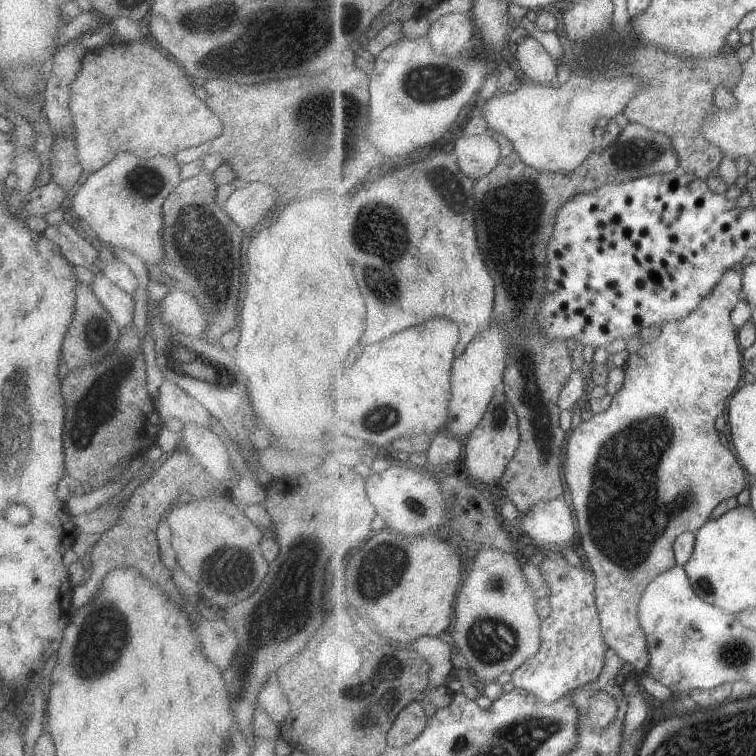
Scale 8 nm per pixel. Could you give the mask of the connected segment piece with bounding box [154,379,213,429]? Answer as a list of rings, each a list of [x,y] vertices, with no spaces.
[[[163,379],[157,390],[157,402],[154,404],[157,416],[161,420],[176,420],[185,424],[197,424],[203,428],[210,428],[211,414],[195,398]]]

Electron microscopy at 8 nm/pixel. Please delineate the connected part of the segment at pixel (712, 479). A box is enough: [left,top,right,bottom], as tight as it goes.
[564,269,748,674]

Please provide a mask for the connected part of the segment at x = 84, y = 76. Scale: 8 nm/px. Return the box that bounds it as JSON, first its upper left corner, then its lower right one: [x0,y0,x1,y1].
[67,40,223,174]

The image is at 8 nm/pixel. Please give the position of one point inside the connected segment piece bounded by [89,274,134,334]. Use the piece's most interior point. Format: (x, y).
(119, 305)

